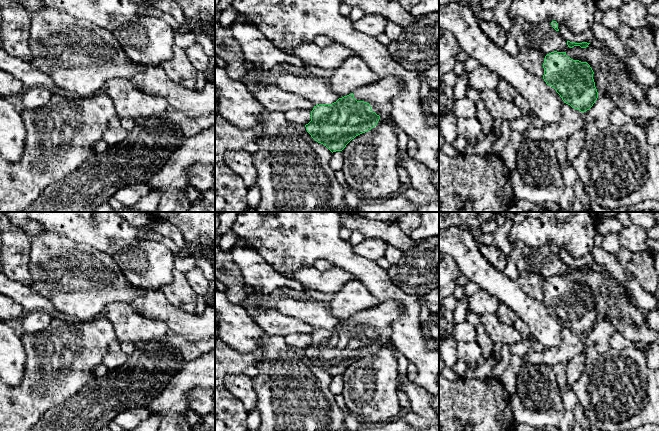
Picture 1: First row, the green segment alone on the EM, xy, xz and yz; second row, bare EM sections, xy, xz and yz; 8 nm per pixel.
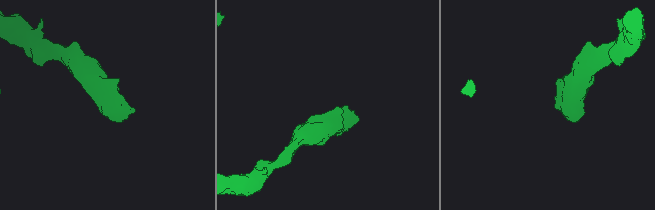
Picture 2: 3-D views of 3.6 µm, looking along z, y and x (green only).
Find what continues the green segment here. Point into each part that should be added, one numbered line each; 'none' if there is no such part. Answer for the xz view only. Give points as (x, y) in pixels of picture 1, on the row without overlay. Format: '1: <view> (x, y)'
1: xz (379, 319)

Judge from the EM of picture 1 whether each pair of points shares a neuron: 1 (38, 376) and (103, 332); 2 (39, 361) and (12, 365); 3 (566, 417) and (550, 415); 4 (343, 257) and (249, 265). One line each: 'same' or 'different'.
1: same
2: different
3: same
4: different

